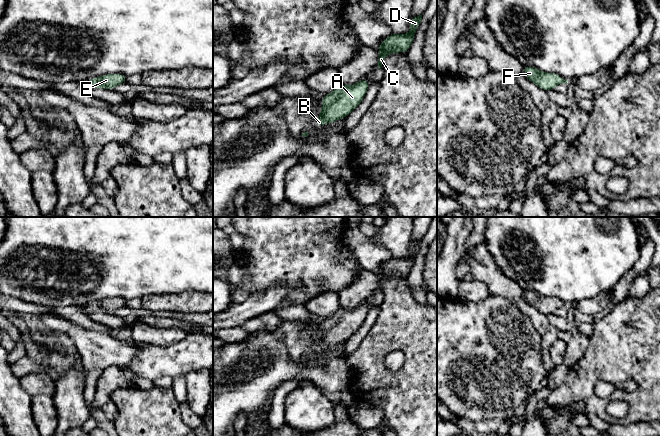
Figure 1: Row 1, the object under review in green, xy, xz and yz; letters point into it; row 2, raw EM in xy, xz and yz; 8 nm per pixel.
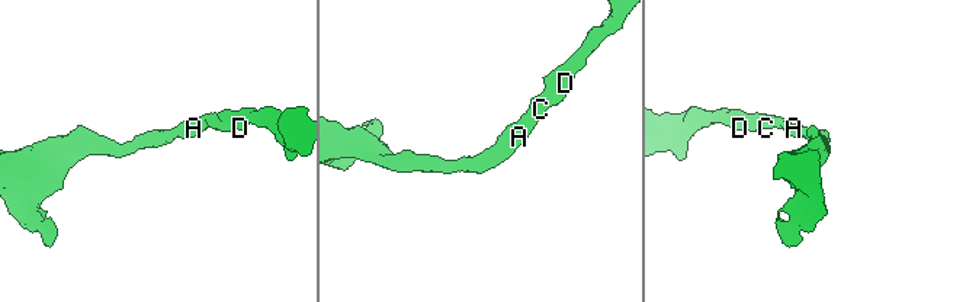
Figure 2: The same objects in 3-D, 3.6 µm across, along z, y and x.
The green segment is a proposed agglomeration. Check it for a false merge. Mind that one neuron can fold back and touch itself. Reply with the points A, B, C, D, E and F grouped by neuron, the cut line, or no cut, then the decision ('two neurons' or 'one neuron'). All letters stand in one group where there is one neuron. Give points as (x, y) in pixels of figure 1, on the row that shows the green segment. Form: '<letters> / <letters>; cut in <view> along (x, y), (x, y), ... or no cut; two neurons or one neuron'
A B C D E F; no cut; one neuron

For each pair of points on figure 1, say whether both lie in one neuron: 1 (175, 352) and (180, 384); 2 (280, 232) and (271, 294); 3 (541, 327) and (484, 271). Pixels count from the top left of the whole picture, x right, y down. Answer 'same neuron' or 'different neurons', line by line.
1: different neurons
2: different neurons
3: same neuron

